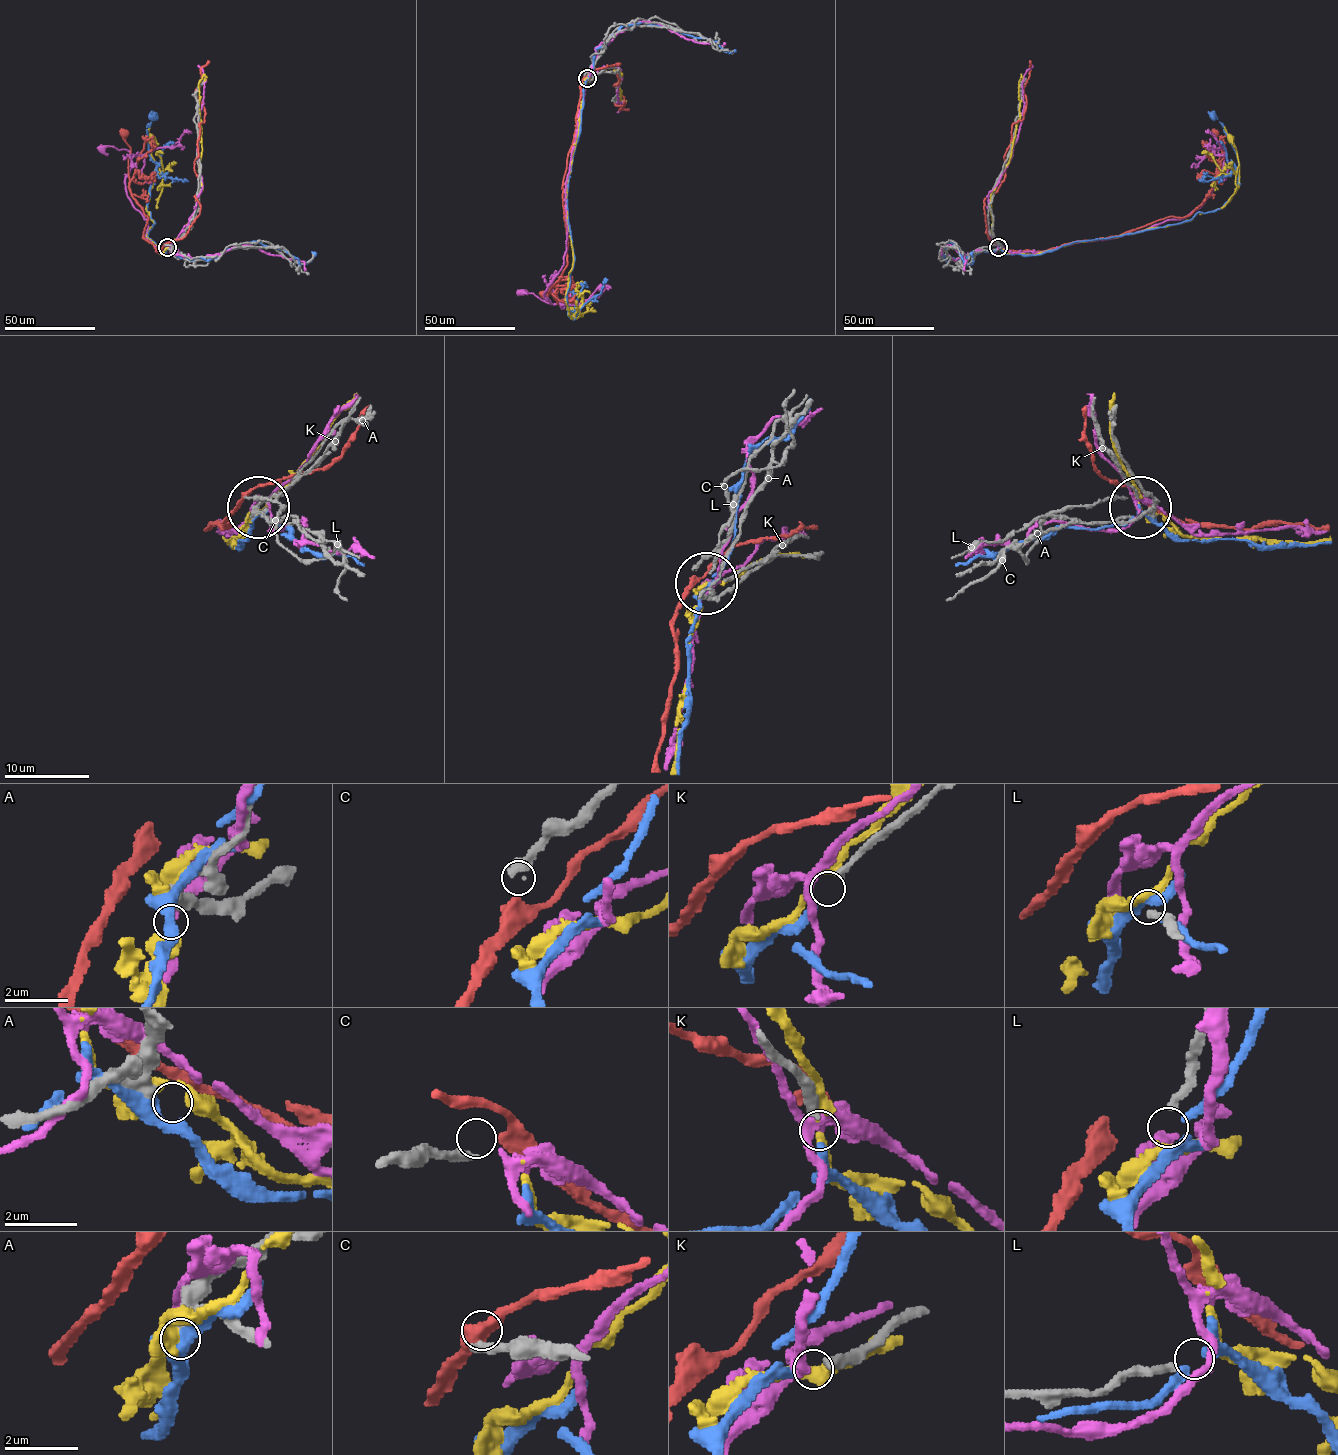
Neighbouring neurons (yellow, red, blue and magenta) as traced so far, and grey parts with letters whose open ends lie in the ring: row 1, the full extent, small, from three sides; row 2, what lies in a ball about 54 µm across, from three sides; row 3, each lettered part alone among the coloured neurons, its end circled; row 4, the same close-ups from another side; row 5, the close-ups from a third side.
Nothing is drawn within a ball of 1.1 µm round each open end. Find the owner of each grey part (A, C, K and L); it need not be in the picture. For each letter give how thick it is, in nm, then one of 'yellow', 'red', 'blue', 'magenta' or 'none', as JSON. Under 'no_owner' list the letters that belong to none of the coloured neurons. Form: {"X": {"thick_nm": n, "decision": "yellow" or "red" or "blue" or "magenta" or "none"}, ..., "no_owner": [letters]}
{"A": {"thick_nm": 320, "decision": "none"}, "C": {"thick_nm": 320, "decision": "red"}, "K": {"thick_nm": 200, "decision": "blue"}, "L": {"thick_nm": 220, "decision": "yellow"}, "no_owner": ["A"]}

